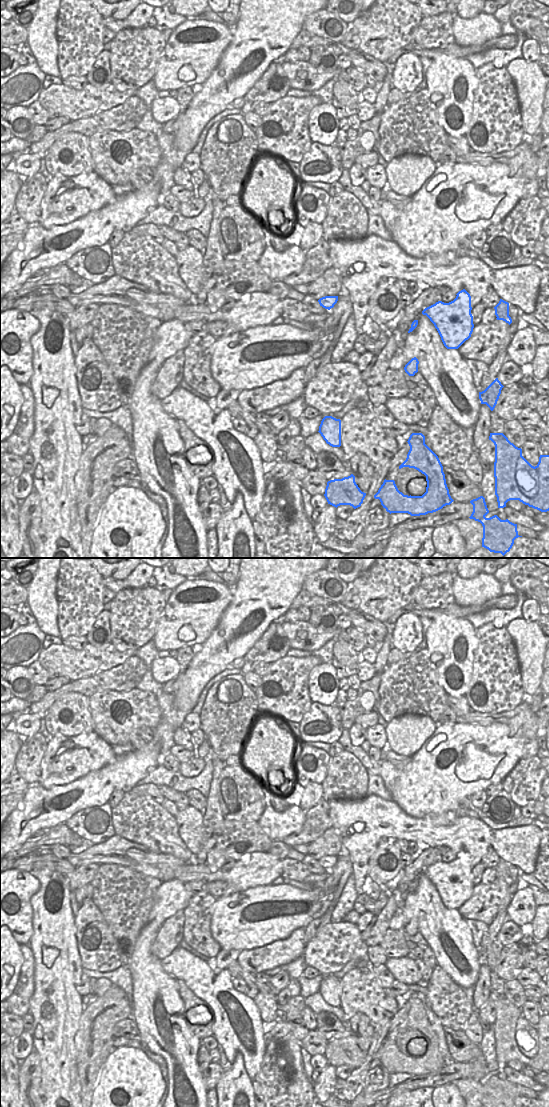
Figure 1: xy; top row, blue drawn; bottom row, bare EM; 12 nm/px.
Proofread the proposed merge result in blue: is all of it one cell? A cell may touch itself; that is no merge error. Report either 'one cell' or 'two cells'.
two cells

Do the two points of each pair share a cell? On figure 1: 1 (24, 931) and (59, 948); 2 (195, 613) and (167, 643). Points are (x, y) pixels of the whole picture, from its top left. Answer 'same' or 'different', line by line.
1: different
2: same

